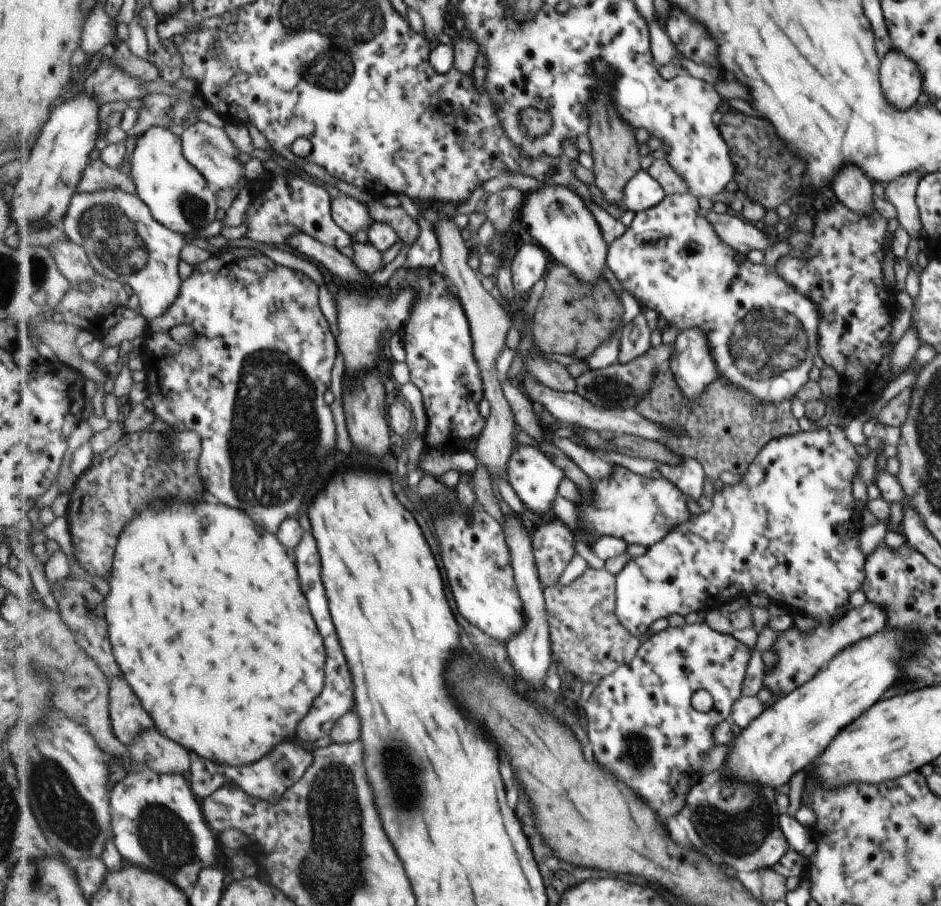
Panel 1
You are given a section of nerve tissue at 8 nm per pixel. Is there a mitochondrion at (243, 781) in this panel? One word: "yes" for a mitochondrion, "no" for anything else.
no

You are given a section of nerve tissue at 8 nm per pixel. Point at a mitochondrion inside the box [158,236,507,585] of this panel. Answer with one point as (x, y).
(268, 377)

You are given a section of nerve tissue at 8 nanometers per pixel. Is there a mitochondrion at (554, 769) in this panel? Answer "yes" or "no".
no

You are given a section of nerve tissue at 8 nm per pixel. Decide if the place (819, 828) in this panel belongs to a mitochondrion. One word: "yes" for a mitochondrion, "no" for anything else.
no

